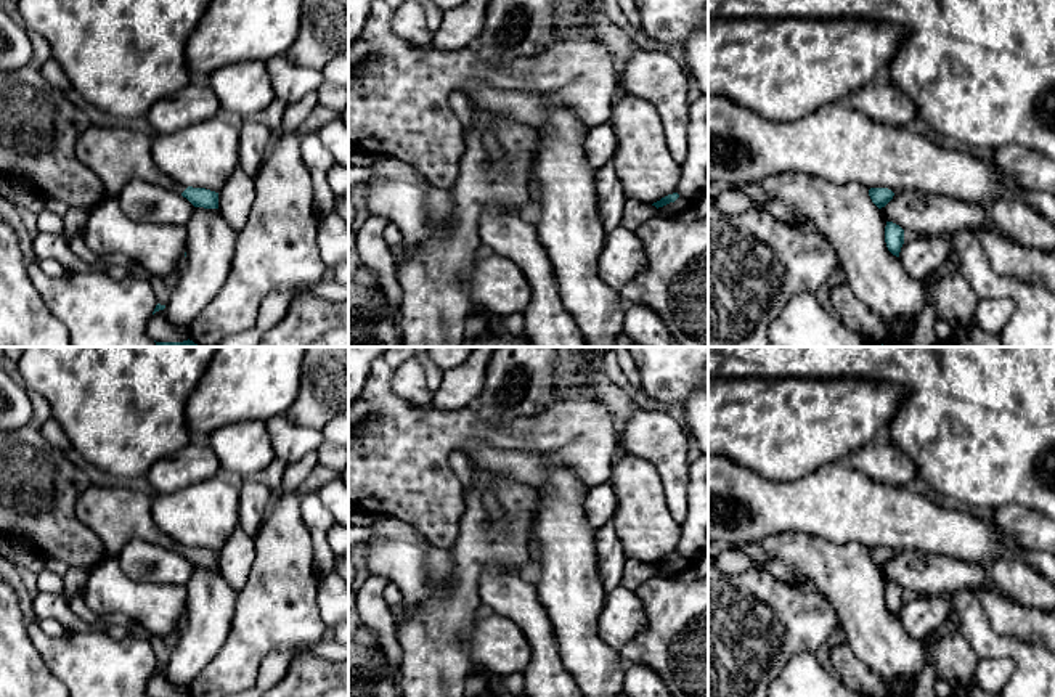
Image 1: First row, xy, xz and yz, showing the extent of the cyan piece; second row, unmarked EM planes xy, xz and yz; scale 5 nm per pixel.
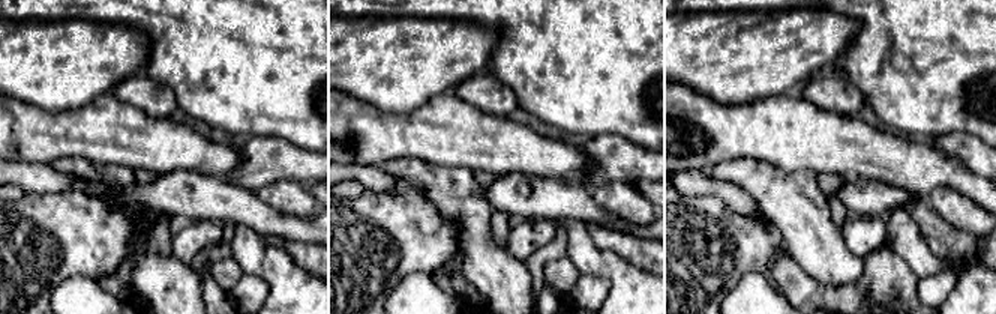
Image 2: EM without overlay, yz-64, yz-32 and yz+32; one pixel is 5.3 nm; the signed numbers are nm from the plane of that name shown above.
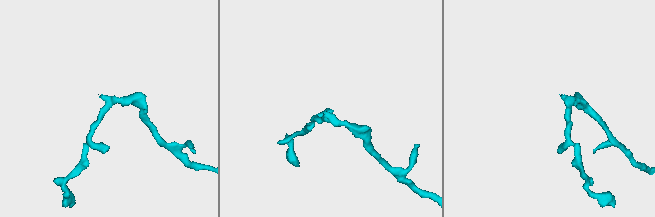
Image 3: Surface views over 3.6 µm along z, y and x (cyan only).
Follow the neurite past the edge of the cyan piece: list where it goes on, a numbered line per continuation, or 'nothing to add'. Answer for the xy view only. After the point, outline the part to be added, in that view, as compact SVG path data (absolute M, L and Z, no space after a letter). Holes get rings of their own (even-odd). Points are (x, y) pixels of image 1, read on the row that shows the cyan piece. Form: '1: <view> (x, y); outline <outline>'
1: xy (118, 154); outline M120 122L90 125L75 143L75 156L103 181L106 196L116 198L132 180L143 180L177 193L183 186L165 175L153 159L151 137Z

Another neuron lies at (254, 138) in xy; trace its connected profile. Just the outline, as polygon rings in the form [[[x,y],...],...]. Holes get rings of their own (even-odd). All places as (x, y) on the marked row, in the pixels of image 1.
[[[252,119],[239,120],[238,125],[239,167],[254,178],[270,151],[273,133],[263,124]]]

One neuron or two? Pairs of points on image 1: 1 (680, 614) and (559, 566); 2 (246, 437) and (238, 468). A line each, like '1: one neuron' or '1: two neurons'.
1: two neurons
2: one neuron

